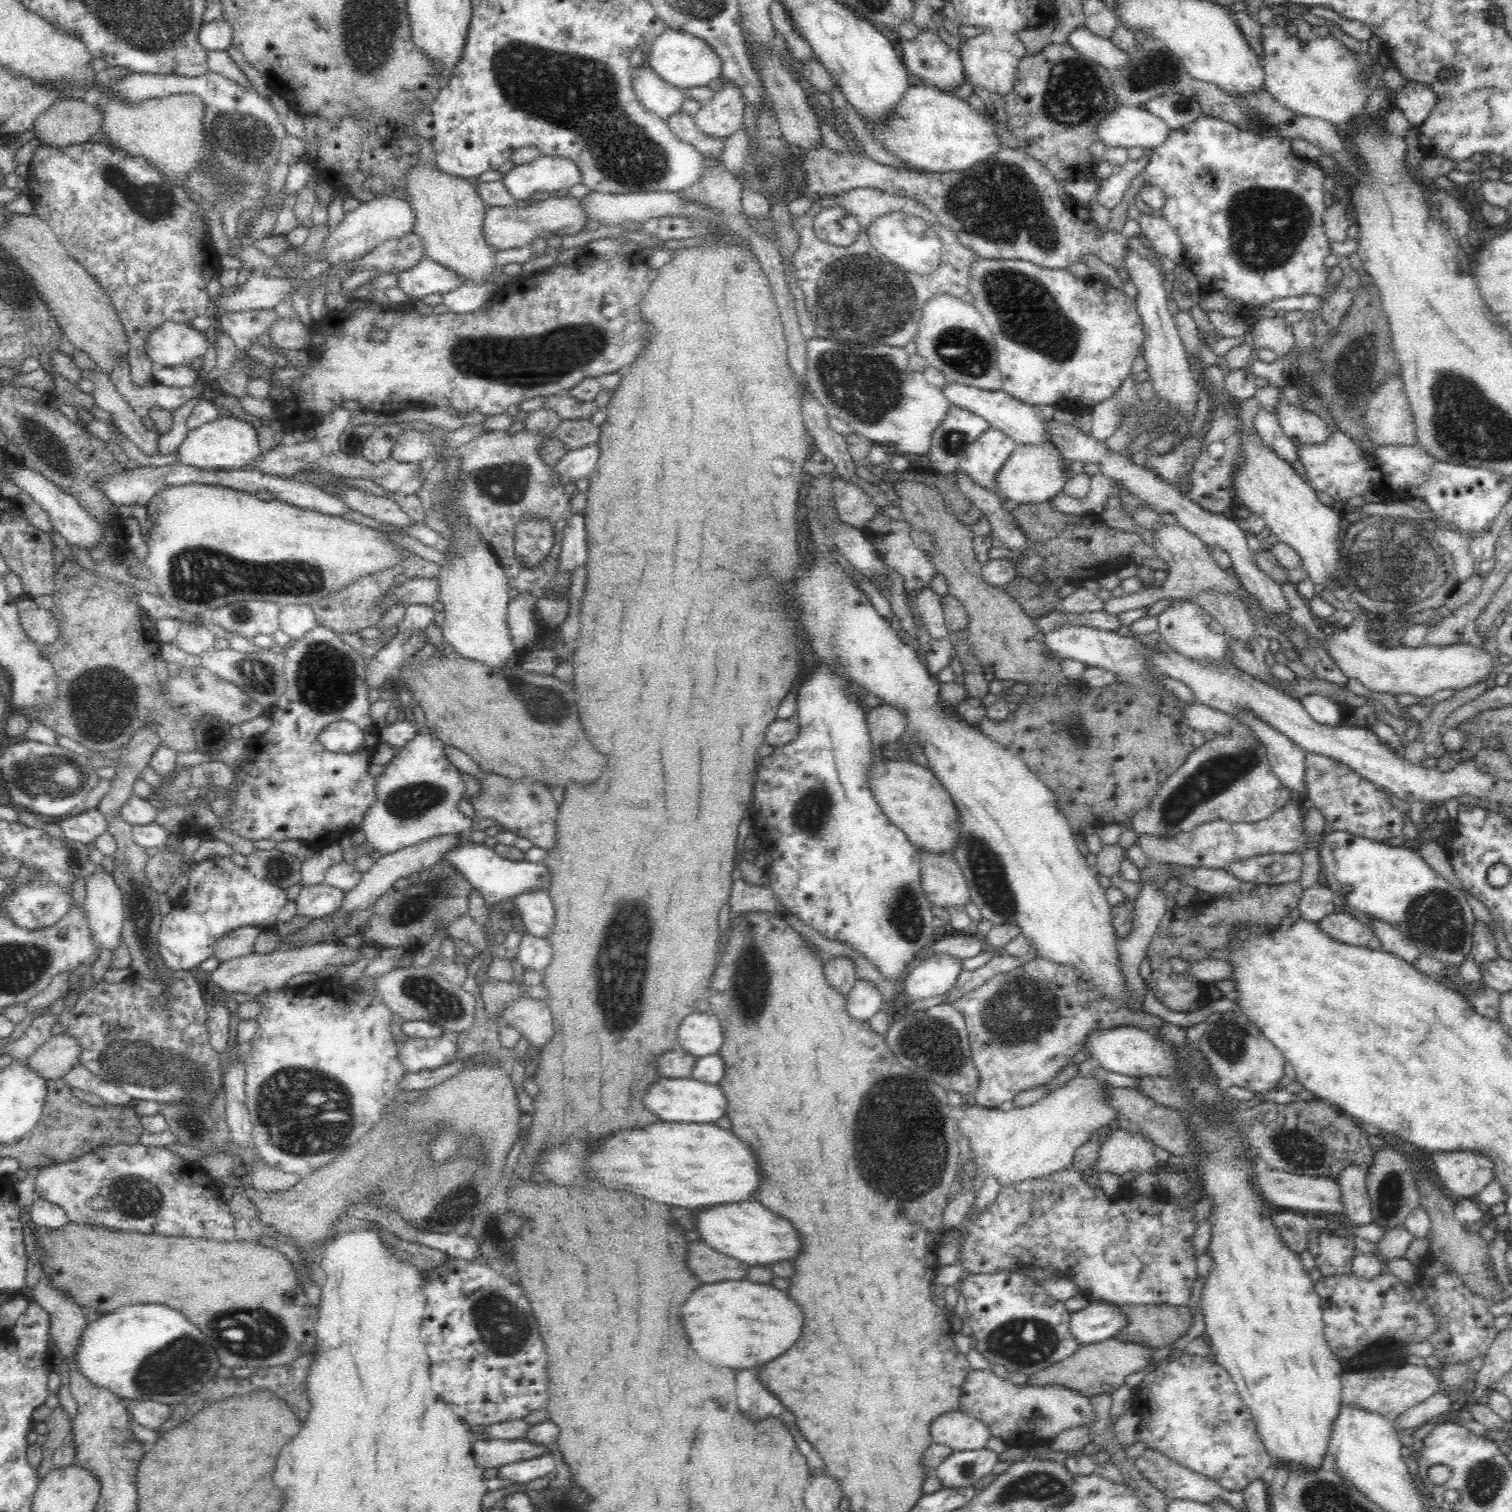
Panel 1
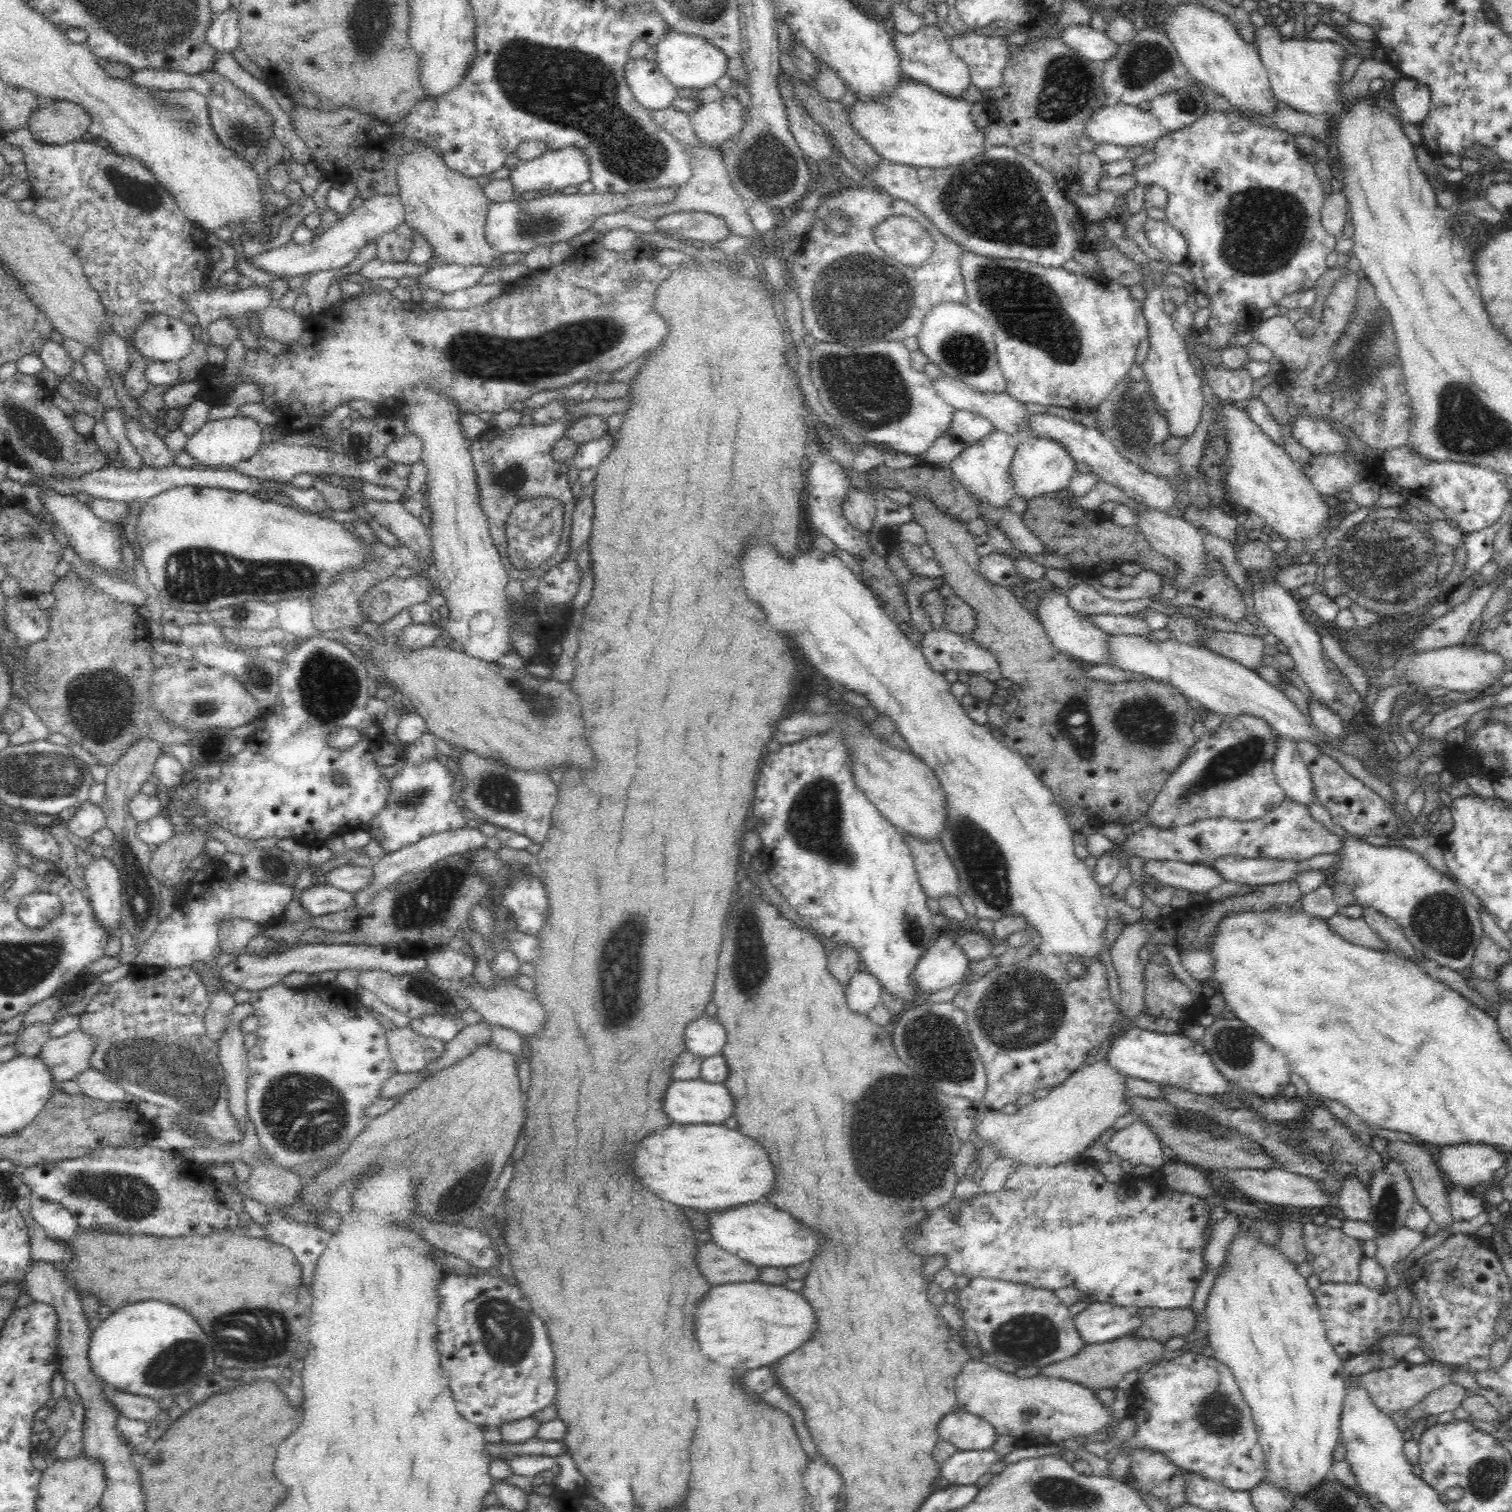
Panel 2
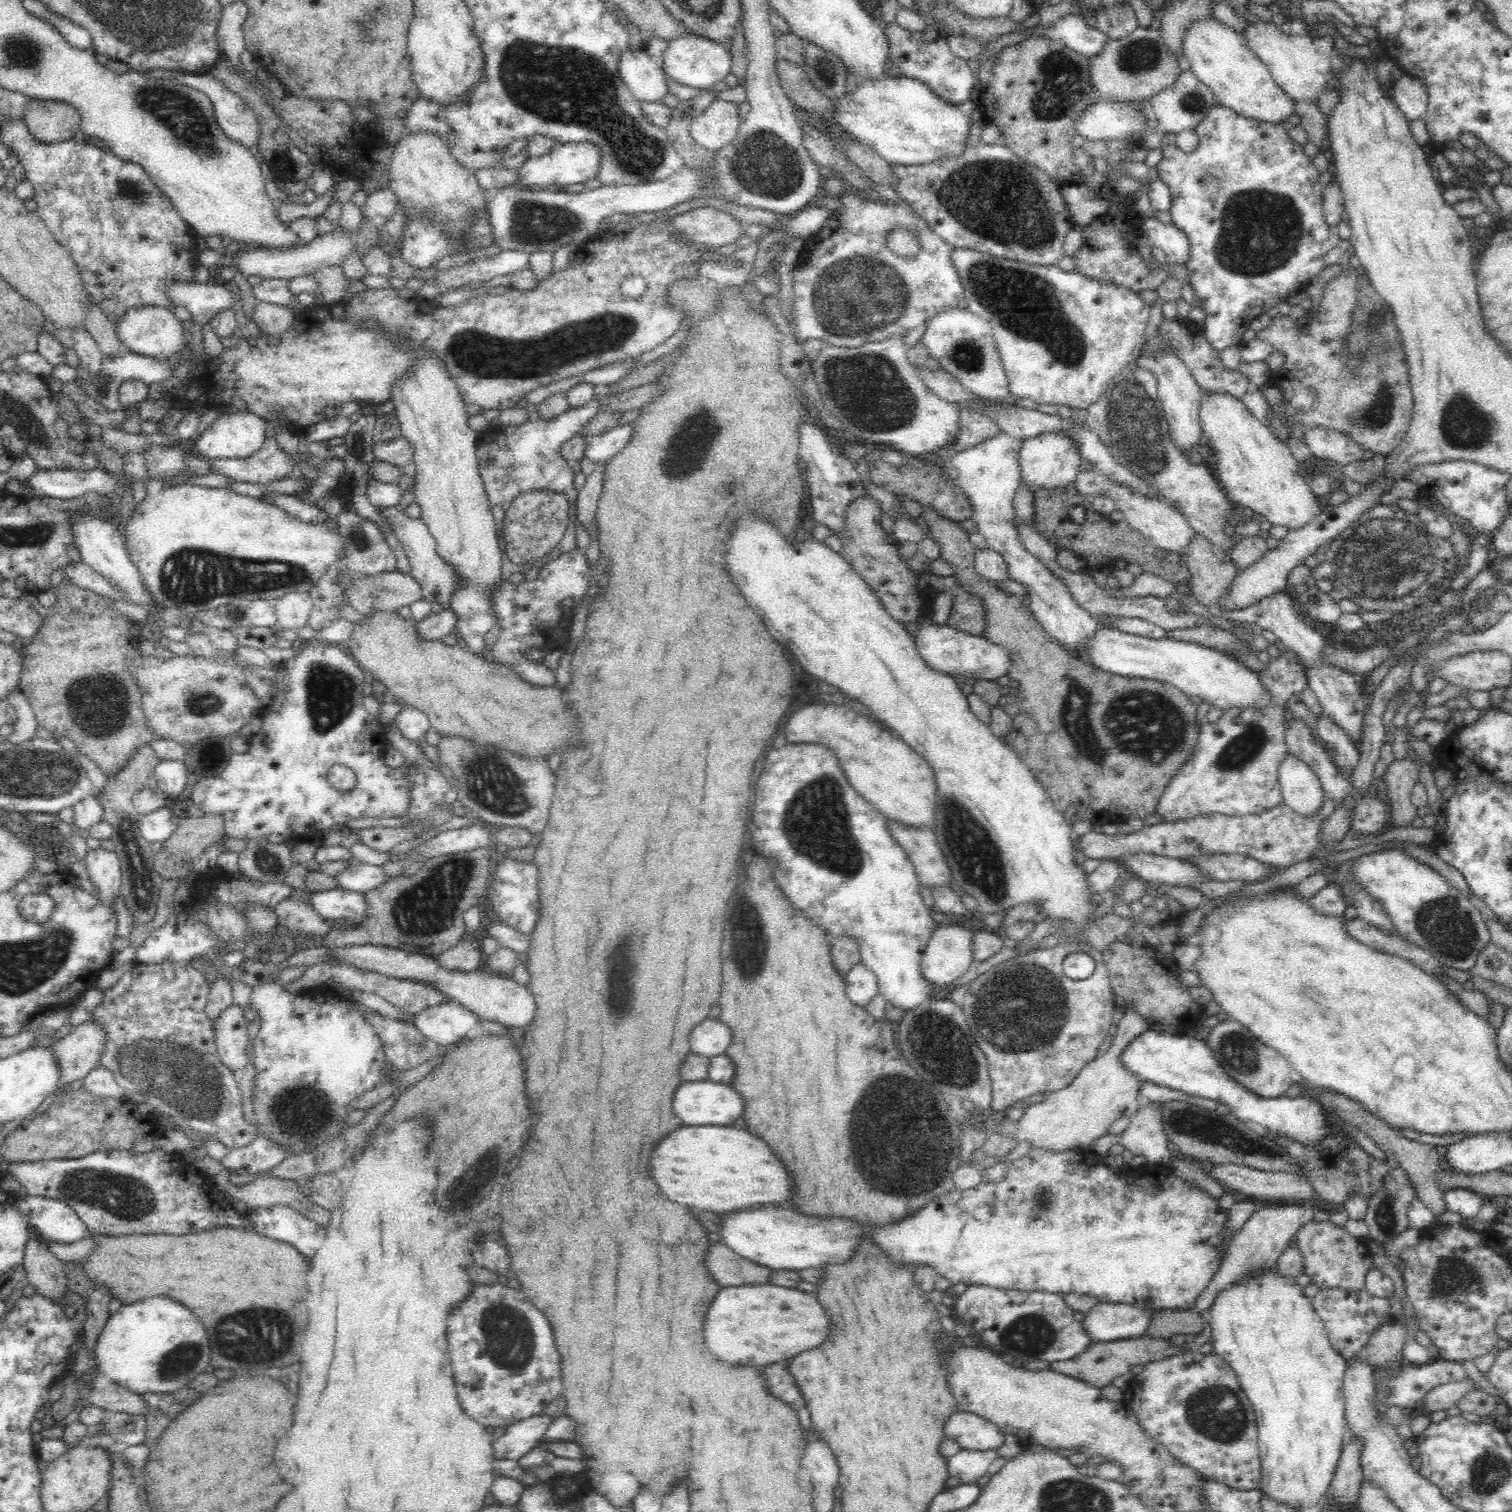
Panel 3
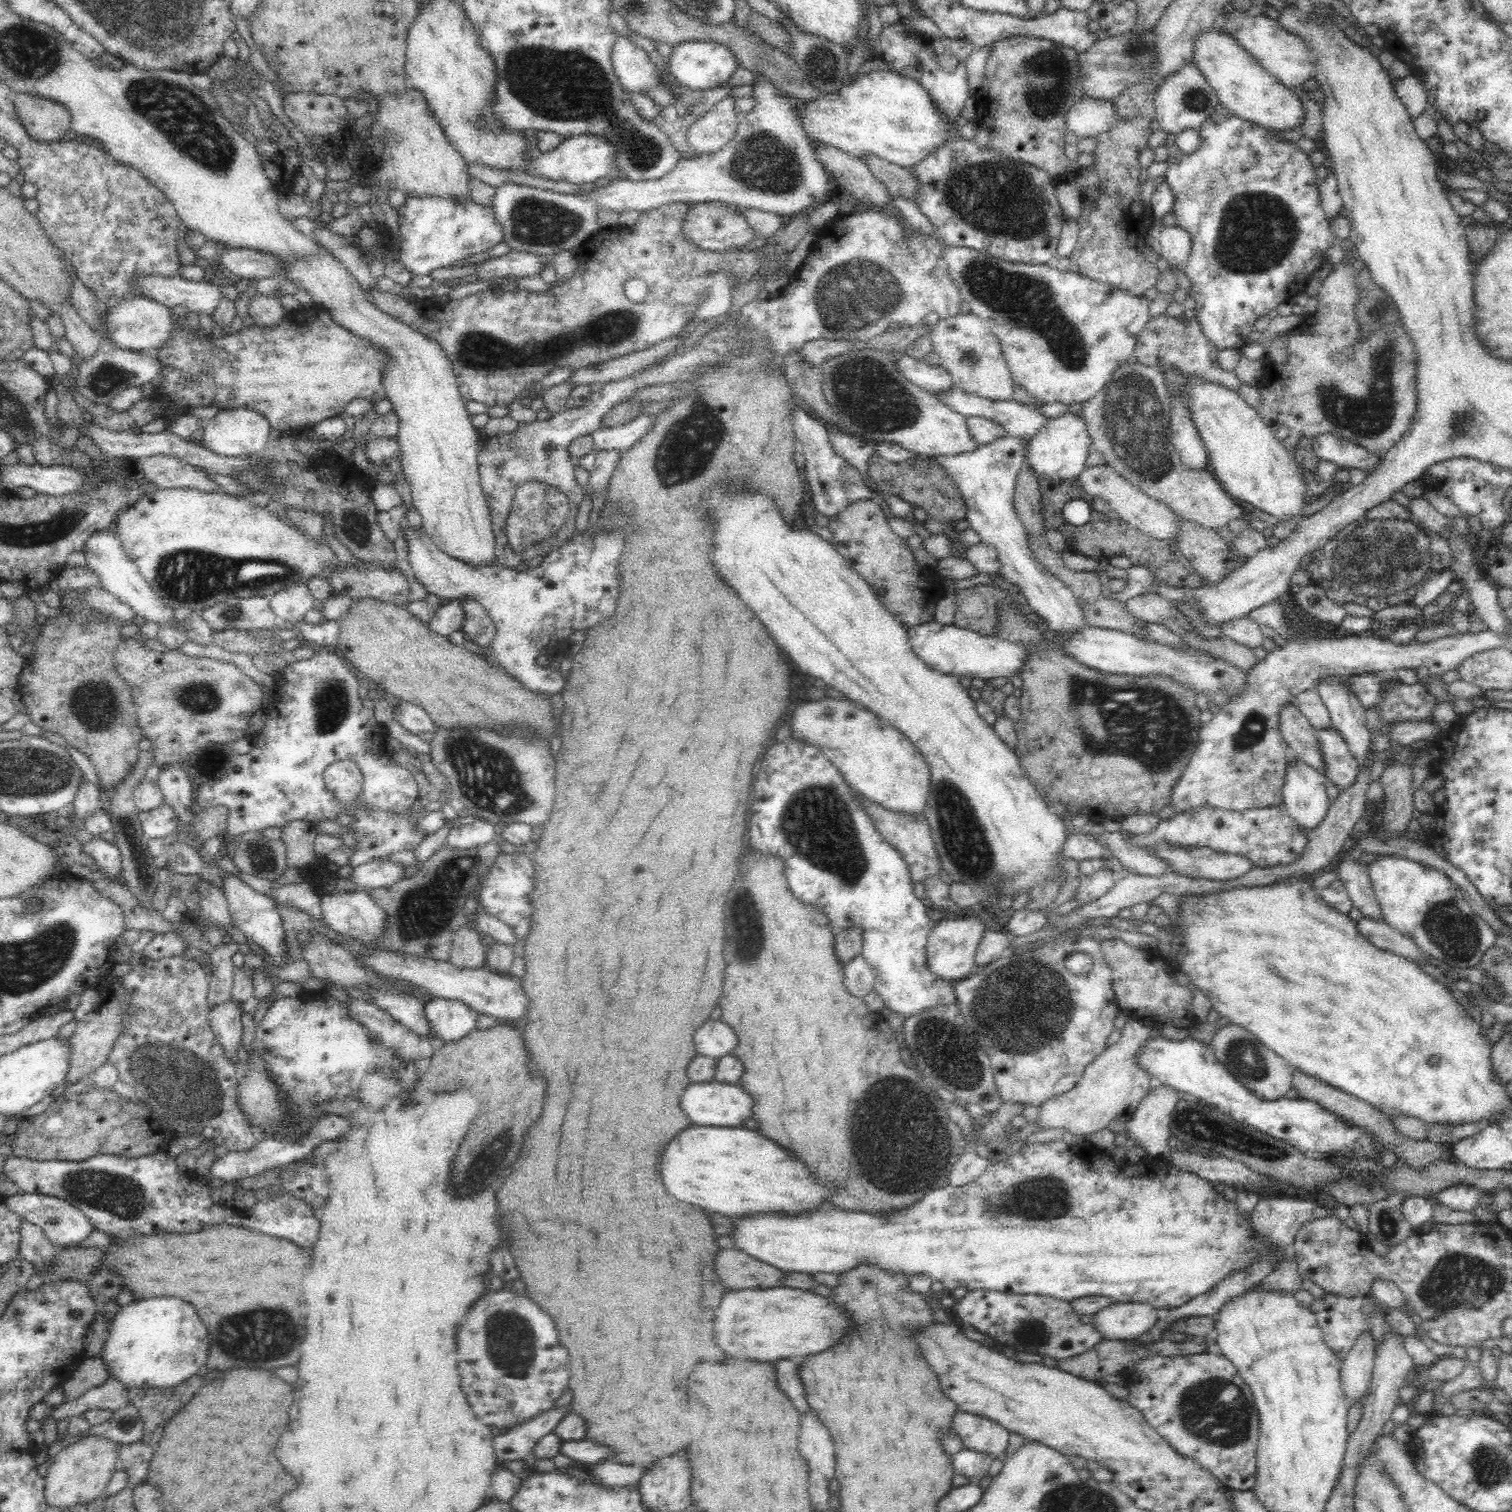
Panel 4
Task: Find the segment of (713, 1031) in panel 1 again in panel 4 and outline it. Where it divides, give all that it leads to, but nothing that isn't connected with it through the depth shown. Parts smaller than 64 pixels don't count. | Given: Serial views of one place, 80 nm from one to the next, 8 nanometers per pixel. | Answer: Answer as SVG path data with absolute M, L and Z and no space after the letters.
M721 1019L708 1020L694 1032L694 1044L701 1055L718 1059L730 1055L738 1040L734 1030Z

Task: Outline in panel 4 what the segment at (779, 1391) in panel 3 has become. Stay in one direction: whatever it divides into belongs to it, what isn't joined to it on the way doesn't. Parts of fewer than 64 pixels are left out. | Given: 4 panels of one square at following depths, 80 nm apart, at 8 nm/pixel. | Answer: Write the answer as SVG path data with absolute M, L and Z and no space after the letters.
M798 1359L780 1360L774 1364L776 1370L776 1380L778 1380L778 1388L792 1400L792 1404L806 1414L808 1412L808 1404L806 1404L806 1394L802 1388L802 1382L798 1376Z

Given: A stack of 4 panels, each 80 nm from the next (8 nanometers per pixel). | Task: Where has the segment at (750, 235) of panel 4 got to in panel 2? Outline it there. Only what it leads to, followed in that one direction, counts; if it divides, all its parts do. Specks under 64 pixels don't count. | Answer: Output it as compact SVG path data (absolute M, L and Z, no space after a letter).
M675 211L654 219L657 233L670 233L682 240L704 244L725 240L731 233L726 222L705 211Z

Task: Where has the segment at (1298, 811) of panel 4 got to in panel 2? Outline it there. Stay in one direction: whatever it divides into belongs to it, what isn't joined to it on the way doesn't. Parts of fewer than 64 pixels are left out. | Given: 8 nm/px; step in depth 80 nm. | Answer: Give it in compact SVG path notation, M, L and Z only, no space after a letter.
M1280 737L1274 753L1273 772L1287 798L1306 807L1310 802L1315 802L1311 777L1298 751L1298 744L1292 739Z

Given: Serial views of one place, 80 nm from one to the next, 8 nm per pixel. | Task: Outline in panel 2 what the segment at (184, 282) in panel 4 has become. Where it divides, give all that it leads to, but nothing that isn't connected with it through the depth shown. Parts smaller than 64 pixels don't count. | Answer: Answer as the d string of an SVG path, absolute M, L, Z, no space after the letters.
M270 284L257 285L244 290L230 289L224 285L216 285L212 290L203 290L188 296L188 304L198 316L198 340L207 348L212 346L209 324L222 317L244 315L247 312L259 312L262 309L276 306L272 297Z

